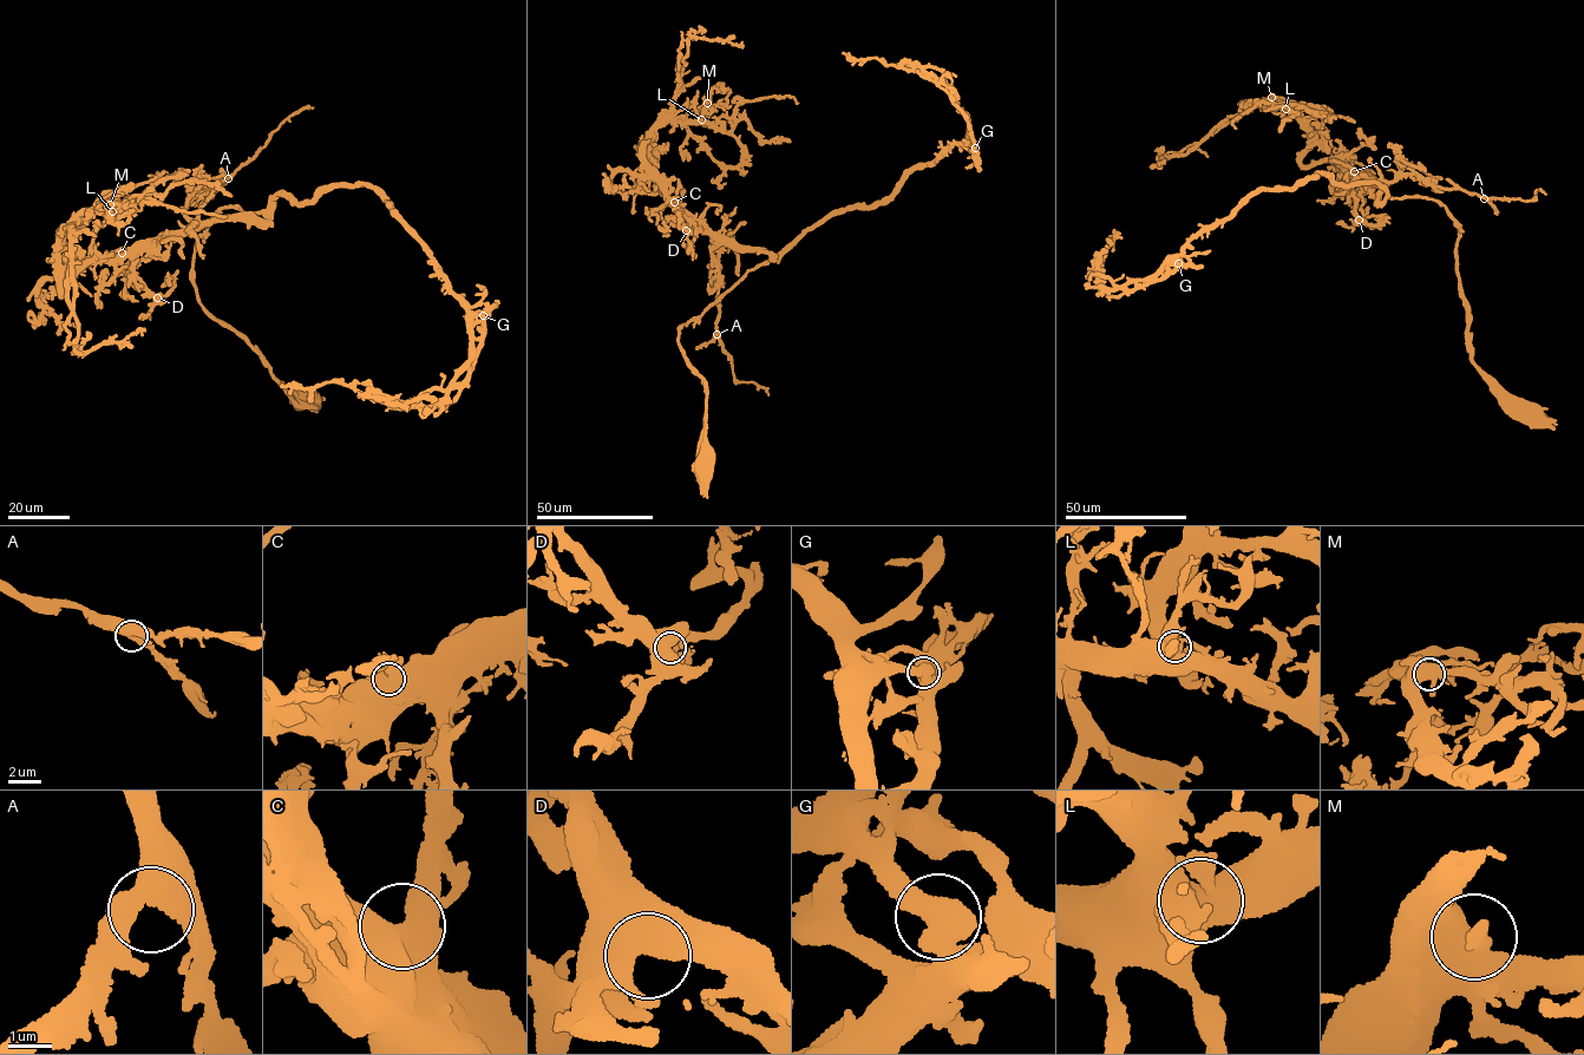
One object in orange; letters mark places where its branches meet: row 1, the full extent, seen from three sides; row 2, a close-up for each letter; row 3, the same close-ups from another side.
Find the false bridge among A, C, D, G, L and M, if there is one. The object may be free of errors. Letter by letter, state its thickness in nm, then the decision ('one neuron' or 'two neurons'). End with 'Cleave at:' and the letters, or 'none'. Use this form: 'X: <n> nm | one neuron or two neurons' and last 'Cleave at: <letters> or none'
A: 550 nm | one neuron
C: 650 nm | one neuron
D: 600 nm | one neuron
G: 600 nm | two neurons
L: 650 nm | one neuron
M: 600 nm | one neuron
Cleave at: G

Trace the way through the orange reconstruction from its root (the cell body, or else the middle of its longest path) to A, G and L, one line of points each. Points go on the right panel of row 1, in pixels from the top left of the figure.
A: (1533, 417), (1512, 411), (1473, 360), (1458, 225), (1445, 205), (1378, 200), (1382, 182), (1414, 174), (1484, 198)
G: (1533, 417), (1512, 411), (1473, 360), (1458, 225), (1432, 200), (1320, 175), (1252, 195), (1195, 236), (1178, 263)
L: (1533, 417), (1473, 360), (1445, 205), (1380, 202), (1382, 183), (1335, 162), (1285, 109)

